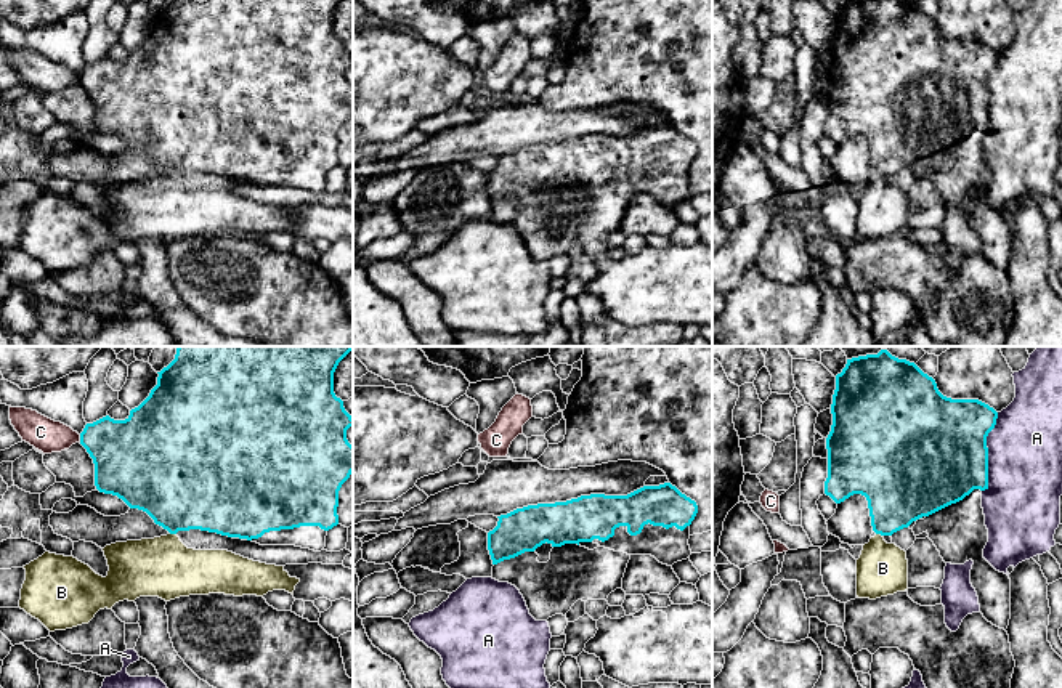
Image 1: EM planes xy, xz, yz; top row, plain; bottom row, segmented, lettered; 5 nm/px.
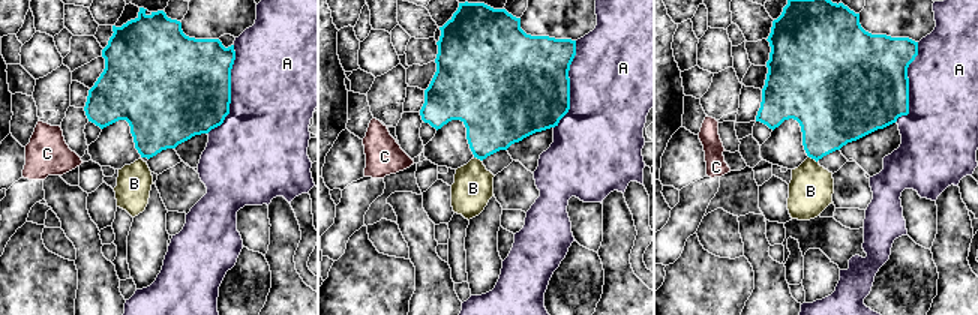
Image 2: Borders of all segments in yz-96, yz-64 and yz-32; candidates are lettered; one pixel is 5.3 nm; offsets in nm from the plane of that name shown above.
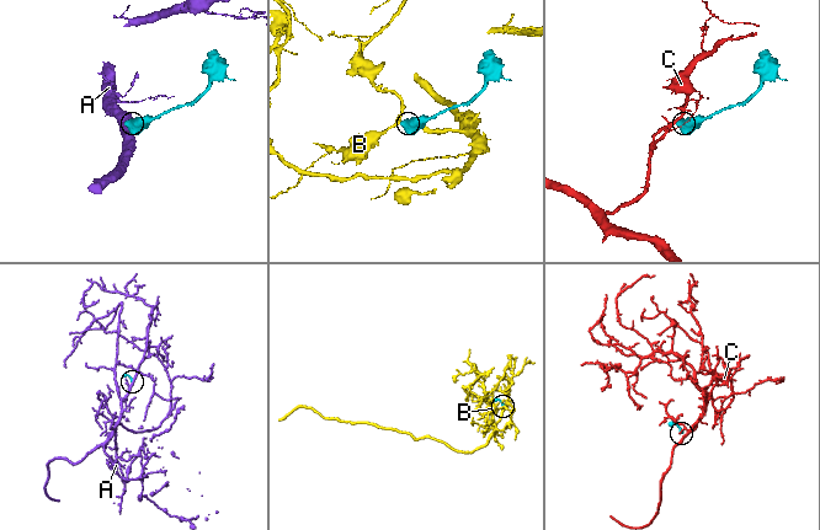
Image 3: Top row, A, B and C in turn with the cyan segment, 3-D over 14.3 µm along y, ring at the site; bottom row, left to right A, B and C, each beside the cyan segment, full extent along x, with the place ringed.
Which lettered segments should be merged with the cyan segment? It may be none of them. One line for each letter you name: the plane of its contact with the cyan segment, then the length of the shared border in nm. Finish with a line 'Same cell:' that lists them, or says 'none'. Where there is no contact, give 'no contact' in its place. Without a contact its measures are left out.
Same cell: none

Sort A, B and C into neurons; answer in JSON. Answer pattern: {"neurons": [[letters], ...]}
{"neurons": [["A"], ["B"], ["C"]]}

